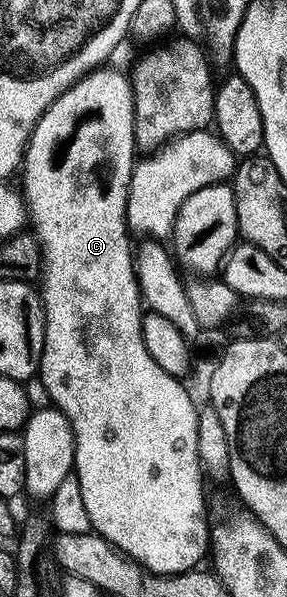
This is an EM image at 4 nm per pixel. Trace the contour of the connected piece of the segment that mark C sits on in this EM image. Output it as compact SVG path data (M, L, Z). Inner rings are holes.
M103 65L98 69L89 72L82 79L79 79L67 92L65 92L59 99L56 99L47 108L47 112L38 119L38 123L35 126L35 131L31 134L31 142L27 144L26 154L23 156L21 176L23 175L23 187L21 186L22 194L25 196L25 202L27 204L27 210L29 212L30 222L35 222L33 227L34 234L38 235L39 243L43 247L43 270L41 272L41 298L43 301L43 316L45 317L45 345L43 346L43 356L39 362L39 369L37 372L38 378L43 380L44 387L48 391L48 397L50 402L60 411L63 411L65 417L69 420L72 425L72 432L75 435L75 463L73 474L82 480L80 485L81 498L85 503L85 510L88 513L89 521L93 528L94 534L102 537L102 539L108 539L118 551L124 551L129 558L133 561L140 563L145 569L149 569L153 573L158 575L180 575L186 571L194 571L200 566L199 563L209 551L209 518L207 519L207 499L203 496L203 479L205 480L205 468L202 463L199 462L199 454L197 453L197 429L199 428L199 413L200 408L195 407L195 403L191 400L191 395L182 387L180 380L171 376L165 370L161 369L157 362L153 361L153 357L149 355L149 351L146 348L145 341L142 337L142 323L145 314L145 304L143 302L143 296L139 289L139 278L135 272L135 256L136 252L131 249L131 239L133 240L132 232L128 228L127 224L127 195L131 189L131 177L134 169L135 158L137 155L135 146L135 94L131 92L131 81L126 74L122 75L119 71L110 71L110 66Z

